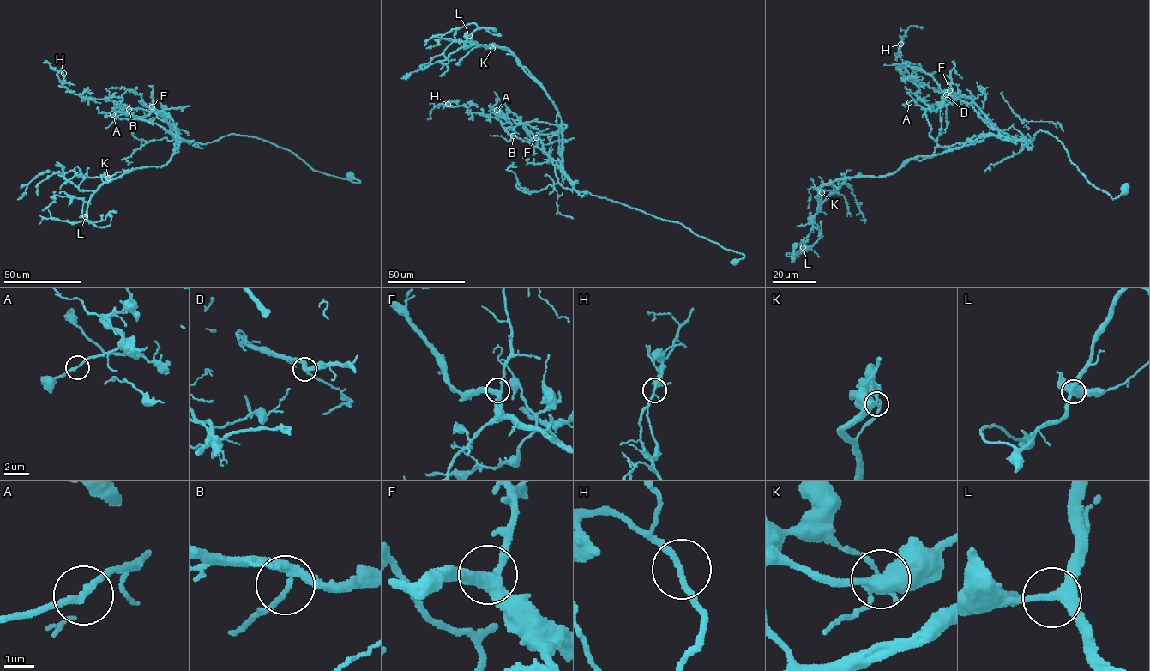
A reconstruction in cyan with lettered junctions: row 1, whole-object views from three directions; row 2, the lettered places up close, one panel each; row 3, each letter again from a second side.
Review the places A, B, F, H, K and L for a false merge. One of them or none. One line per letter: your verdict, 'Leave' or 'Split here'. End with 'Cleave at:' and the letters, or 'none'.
A: Leave
B: Leave
F: Leave
H: Leave
K: Split here
L: Leave
Cleave at: K

